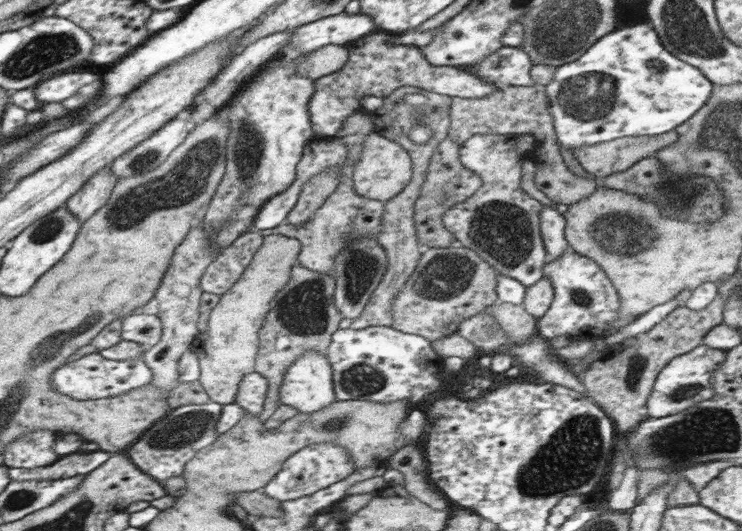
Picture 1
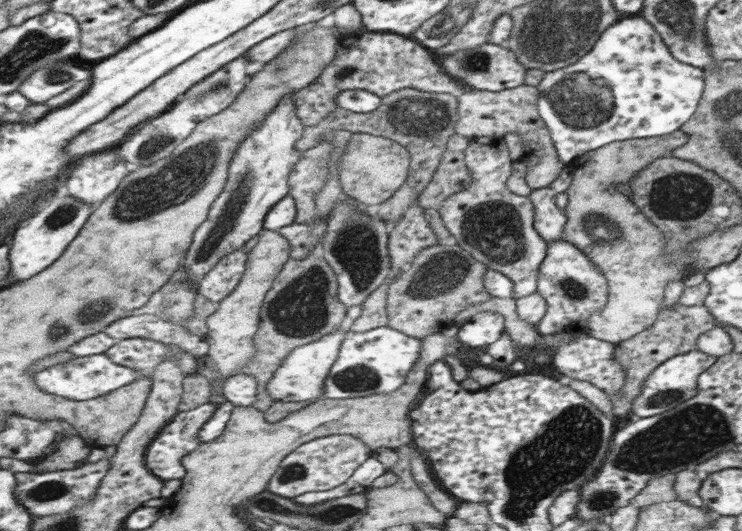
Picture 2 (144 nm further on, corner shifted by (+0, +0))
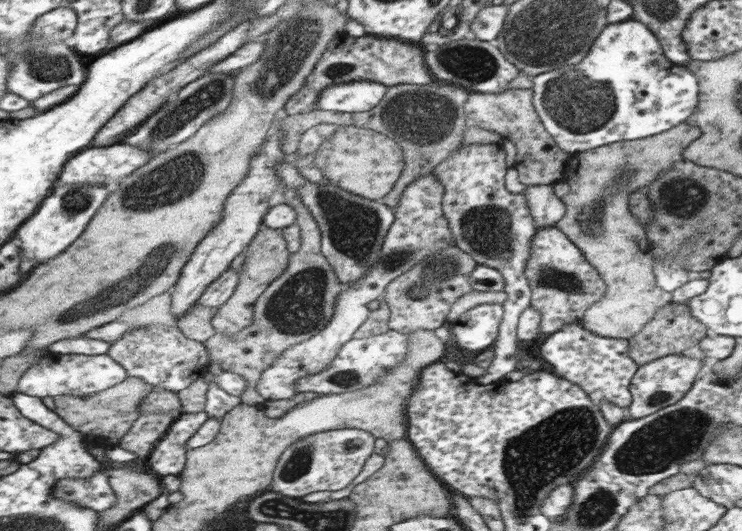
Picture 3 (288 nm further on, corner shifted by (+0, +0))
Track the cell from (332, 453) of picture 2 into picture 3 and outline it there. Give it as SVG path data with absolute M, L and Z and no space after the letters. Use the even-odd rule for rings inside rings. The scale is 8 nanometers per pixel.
M353 428L329 430L323 434L301 438L281 454L277 474L273 474L273 486L269 486L269 490L295 500L299 500L309 492L321 492L321 490L341 492L341 488L345 488L359 474L363 462L373 452L373 444L375 444L373 434Z

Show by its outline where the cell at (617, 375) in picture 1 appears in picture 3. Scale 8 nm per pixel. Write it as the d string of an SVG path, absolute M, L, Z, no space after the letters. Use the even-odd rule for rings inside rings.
M671 302L669 306L659 310L659 314L635 338L627 340L629 342L627 352L629 352L629 358L637 366L647 366L649 362L665 358L669 354L681 354L683 350L687 350L691 346L699 346L701 338L705 338L707 334L709 334L707 326L693 316L693 308Z

